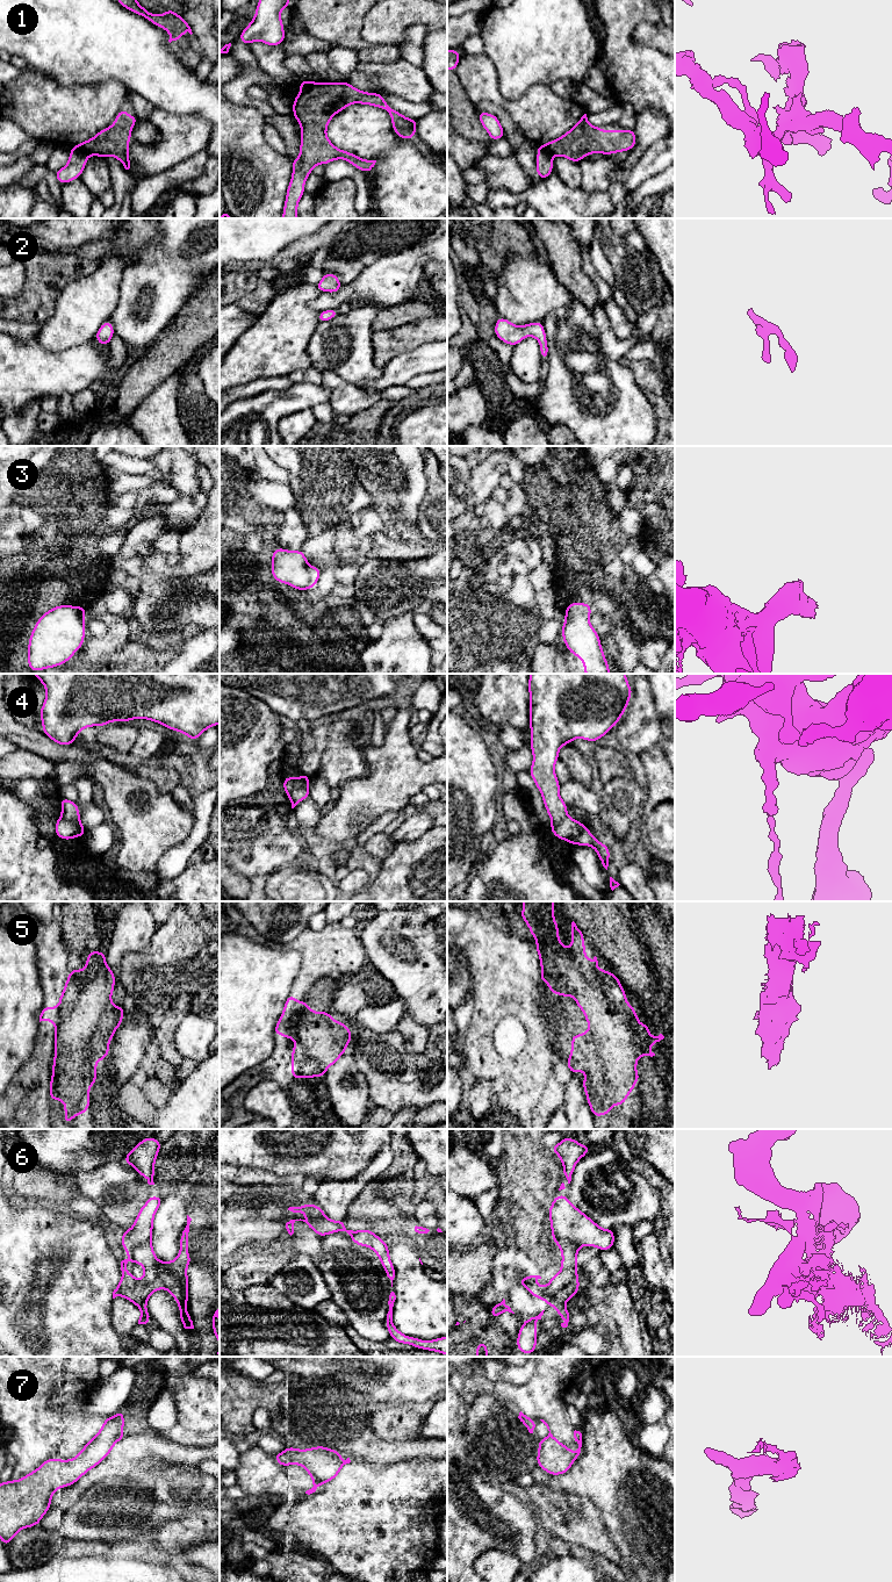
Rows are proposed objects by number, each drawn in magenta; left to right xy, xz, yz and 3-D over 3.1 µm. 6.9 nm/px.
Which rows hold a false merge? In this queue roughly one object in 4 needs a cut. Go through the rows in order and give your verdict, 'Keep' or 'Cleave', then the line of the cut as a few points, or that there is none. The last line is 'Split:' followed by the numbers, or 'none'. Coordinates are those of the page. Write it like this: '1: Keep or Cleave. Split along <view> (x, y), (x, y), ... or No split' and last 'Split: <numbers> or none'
1: Cleave. Split along xy (73, 146), (84, 150), (88, 155)
2: Keep. No split
3: Keep. No split
4: Cleave. Split along xy (60, 815), (79, 820)
5: Keep. No split
6: Keep. No split
7: Keep. No split
Split: 1, 4

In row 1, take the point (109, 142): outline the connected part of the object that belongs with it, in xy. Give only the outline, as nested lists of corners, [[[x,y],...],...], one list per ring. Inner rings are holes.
[[[128,109],[117,113],[115,122],[112,127],[99,131],[93,138],[85,141],[74,148],[85,151],[88,156],[99,156],[106,158],[113,156],[117,158],[125,170],[130,168],[130,160],[128,152],[130,145],[128,142],[131,139],[131,128],[135,127],[138,118],[129,116]]]

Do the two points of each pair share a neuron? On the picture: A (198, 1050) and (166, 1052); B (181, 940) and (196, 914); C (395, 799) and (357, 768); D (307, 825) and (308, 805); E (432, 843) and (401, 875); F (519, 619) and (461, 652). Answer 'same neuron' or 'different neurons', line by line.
A: different neurons
B: different neurons
C: different neurons
D: same neuron
E: same neuron
F: same neuron

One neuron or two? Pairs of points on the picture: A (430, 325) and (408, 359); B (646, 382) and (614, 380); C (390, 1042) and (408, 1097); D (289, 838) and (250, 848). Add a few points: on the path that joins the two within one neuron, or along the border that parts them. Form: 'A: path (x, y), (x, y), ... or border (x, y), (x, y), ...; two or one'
A: border (434, 340), (422, 343), (390, 360); two
B: border (618, 360), (632, 372), (637, 385), (650, 404); two
C: path (393, 1056), (407, 1069), (408, 1083); one
D: path (280, 847), (259, 848); one

